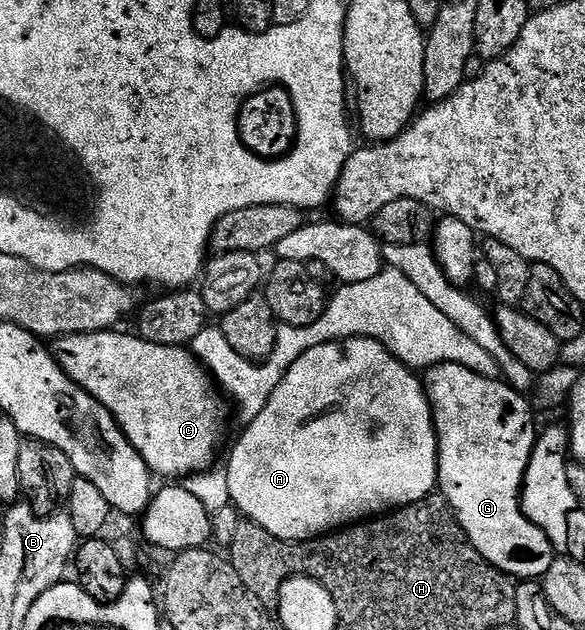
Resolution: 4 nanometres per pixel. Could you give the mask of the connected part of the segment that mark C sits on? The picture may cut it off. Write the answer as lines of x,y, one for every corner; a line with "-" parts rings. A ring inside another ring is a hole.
97,330
95,334
64,336
53,343
54,359
72,381
108,408
110,415
118,421
118,429
124,432
132,448
136,448
151,475
163,474
166,480
182,480
211,469
226,430
222,427
224,398
210,371
185,346
161,346
134,332
118,333

